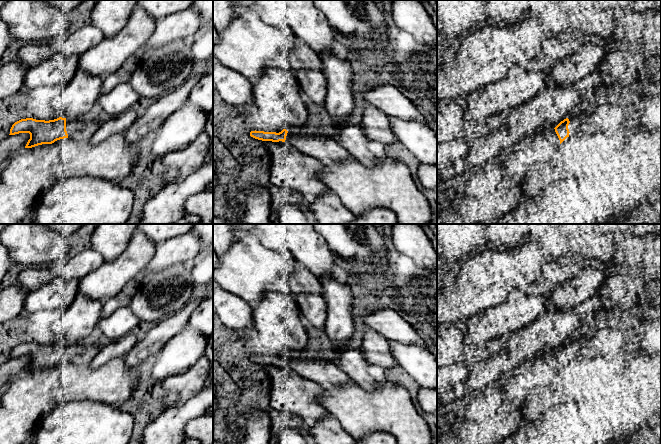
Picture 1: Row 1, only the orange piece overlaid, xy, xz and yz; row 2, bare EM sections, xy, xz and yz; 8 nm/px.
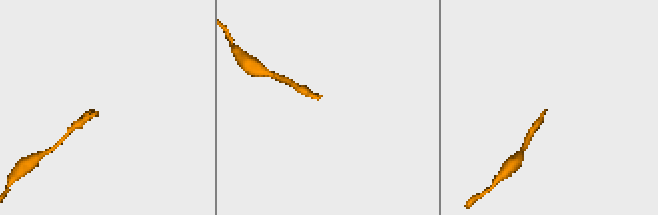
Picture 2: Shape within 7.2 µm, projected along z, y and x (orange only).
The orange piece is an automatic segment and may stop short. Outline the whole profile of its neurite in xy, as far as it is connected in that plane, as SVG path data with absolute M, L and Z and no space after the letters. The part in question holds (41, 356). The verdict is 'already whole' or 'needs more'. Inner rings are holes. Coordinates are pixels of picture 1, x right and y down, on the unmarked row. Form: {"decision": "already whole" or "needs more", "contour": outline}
{"decision": "needs more", "contour": "M91 340L67 343L59 341L54 344L21 343L15 346L9 359L29 357L25 372L32 372L42 368L52 368L57 364L72 362L75 358L79 365L88 365L99 352L101 343Z"}

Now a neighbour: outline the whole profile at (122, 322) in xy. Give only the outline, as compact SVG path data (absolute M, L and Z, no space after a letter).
M127 306L117 309L111 316L101 318L97 325L104 333L104 341L115 341L132 333L139 322Z

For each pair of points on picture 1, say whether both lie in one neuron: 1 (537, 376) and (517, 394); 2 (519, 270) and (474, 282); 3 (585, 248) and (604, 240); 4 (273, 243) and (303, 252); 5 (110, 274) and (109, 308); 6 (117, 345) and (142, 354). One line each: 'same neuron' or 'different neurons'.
1: same neuron
2: same neuron
3: same neuron
4: same neuron
5: different neurons
6: different neurons

